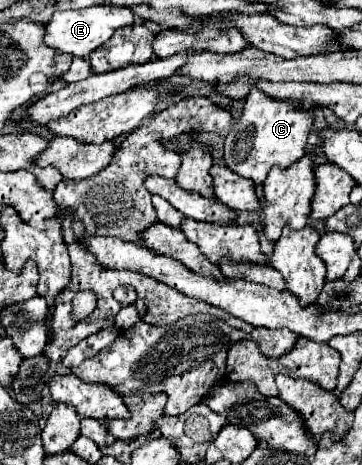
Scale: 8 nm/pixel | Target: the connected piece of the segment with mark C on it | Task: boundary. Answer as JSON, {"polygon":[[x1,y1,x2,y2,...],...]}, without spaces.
{"polygon":[[252,88,242,118,234,124,224,142,224,162,234,172,240,172,244,178,262,184,272,166,288,168,288,164,300,160,306,152,306,142,314,126,316,108,300,110,300,102,286,102,264,94,258,88]]}

